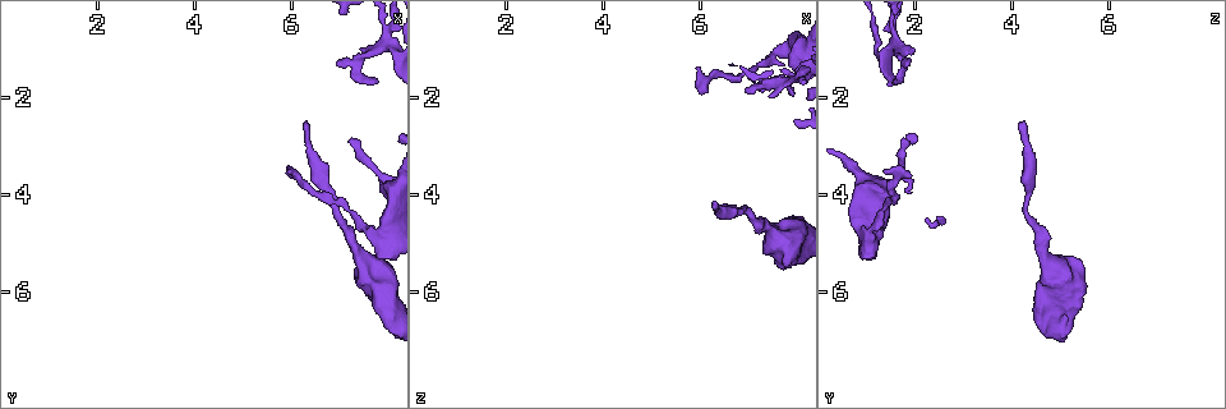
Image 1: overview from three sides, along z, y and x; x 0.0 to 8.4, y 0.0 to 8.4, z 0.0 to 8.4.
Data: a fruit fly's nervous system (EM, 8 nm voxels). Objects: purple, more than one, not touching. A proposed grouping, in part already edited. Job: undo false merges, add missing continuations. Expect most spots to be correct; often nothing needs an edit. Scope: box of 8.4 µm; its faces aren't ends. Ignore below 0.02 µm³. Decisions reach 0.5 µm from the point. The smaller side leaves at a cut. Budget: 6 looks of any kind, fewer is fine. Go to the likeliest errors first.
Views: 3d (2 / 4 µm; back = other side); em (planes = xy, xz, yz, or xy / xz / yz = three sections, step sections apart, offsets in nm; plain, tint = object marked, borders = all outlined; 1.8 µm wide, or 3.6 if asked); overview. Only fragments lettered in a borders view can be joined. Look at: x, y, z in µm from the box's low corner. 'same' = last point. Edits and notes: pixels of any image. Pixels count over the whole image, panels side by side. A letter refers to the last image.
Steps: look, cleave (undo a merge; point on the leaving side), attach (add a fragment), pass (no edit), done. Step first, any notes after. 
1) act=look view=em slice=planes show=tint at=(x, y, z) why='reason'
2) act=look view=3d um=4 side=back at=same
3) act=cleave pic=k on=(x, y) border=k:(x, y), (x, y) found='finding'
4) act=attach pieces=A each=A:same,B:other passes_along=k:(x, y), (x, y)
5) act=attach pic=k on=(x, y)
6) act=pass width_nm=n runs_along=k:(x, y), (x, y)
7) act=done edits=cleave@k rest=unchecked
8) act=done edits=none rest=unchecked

act=look view=em slice=xy step=4 show=tint at=(6.30, 2.50, 4.10) why='an open end'

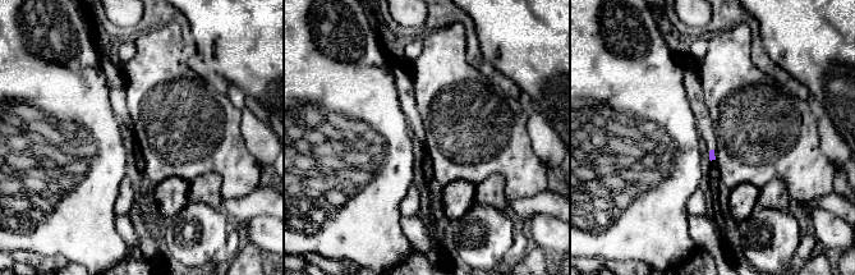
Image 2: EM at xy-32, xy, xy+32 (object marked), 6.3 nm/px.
act=look view=em slice=planes show=borders at=same why='cut it another way'

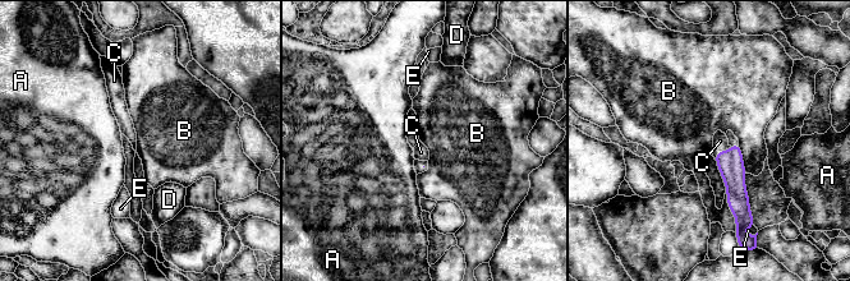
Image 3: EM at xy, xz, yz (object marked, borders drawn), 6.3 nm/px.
act=attach pieces=C each=A:other,B:other,C:same,D:other,E:other passes_along=3:(730, 164), (721, 151), (720, 141) found='it goes on there'

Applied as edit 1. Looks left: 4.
act=look view=em slice=yz step=16 show=plain at=(6.00, 3.65, 1.95)

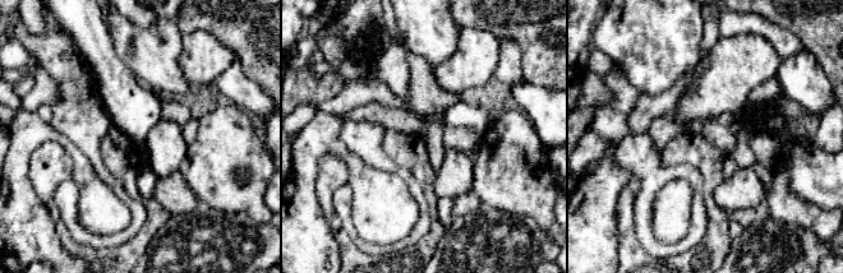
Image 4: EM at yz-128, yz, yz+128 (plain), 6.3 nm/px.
act=look view=em slice=yz step=16 show=borders at=same why='see the neighbours'

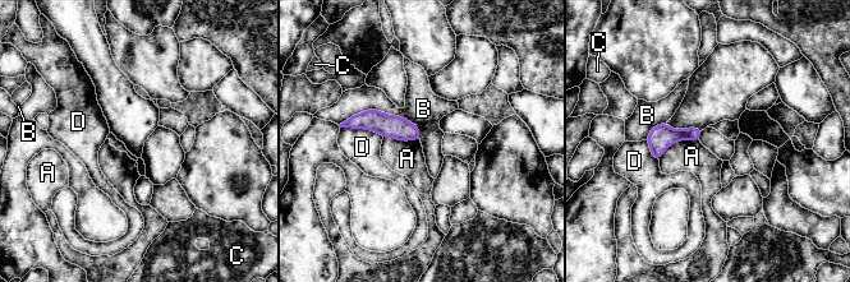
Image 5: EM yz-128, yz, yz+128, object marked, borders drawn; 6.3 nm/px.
act=pass longest_contact=B:550nm each=A:other,B:other,C:other,D:other runs_along=5:(348, 124), (382, 123), (417, 137) found='no lettered fragment goes on from it'

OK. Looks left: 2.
act=look view=em um=3.6 slice=planes show=borders at=(7.45, 5.50, 4.90) why='calibre changes'

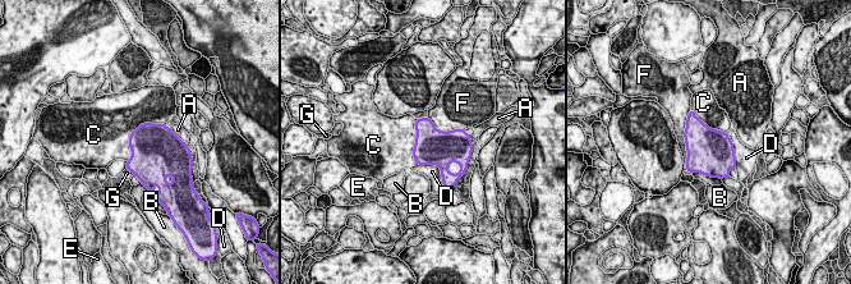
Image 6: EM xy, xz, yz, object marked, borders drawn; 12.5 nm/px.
act=pass longest_contact=C:700nm each=A:other,B:other,C:other,D:other,E:other,F:other,G:other border=6:(164, 123), (132, 132), (127, 161) found='all the same neuron'

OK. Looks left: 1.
act=done edits=attach@3 rest=unchecked

